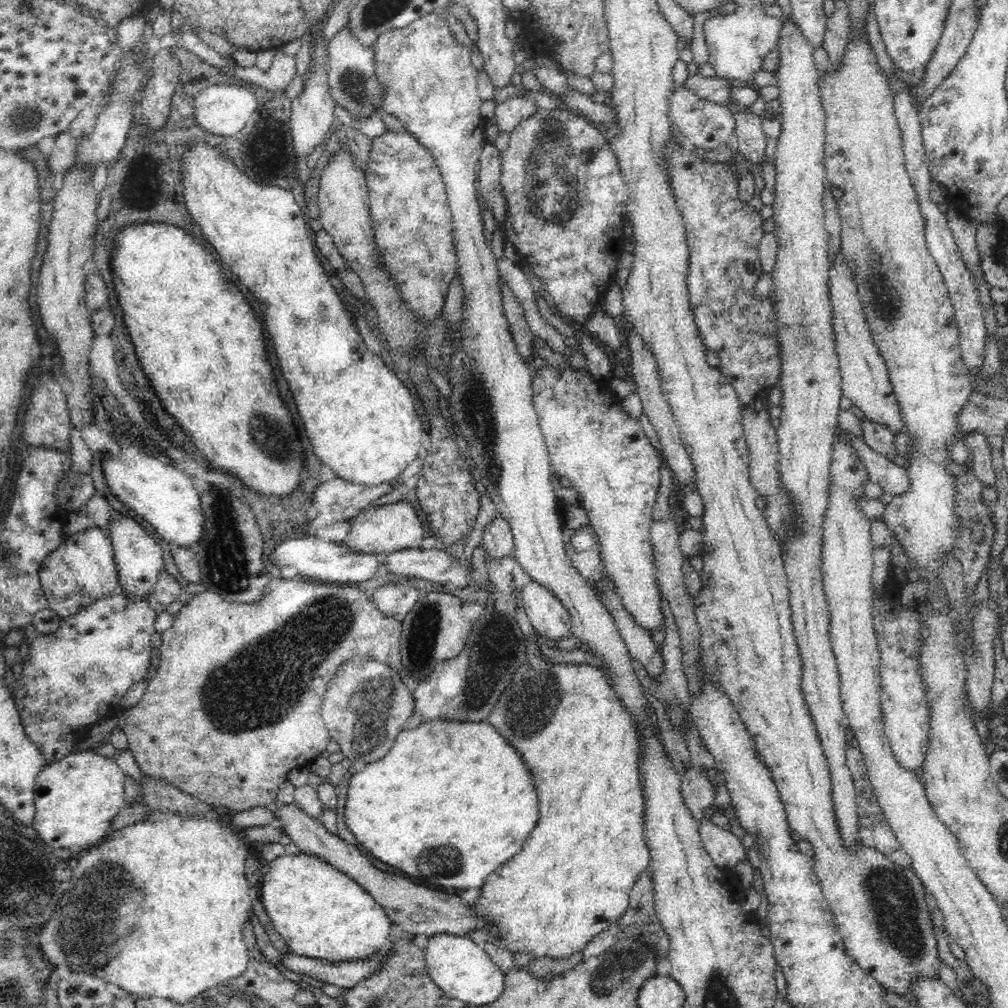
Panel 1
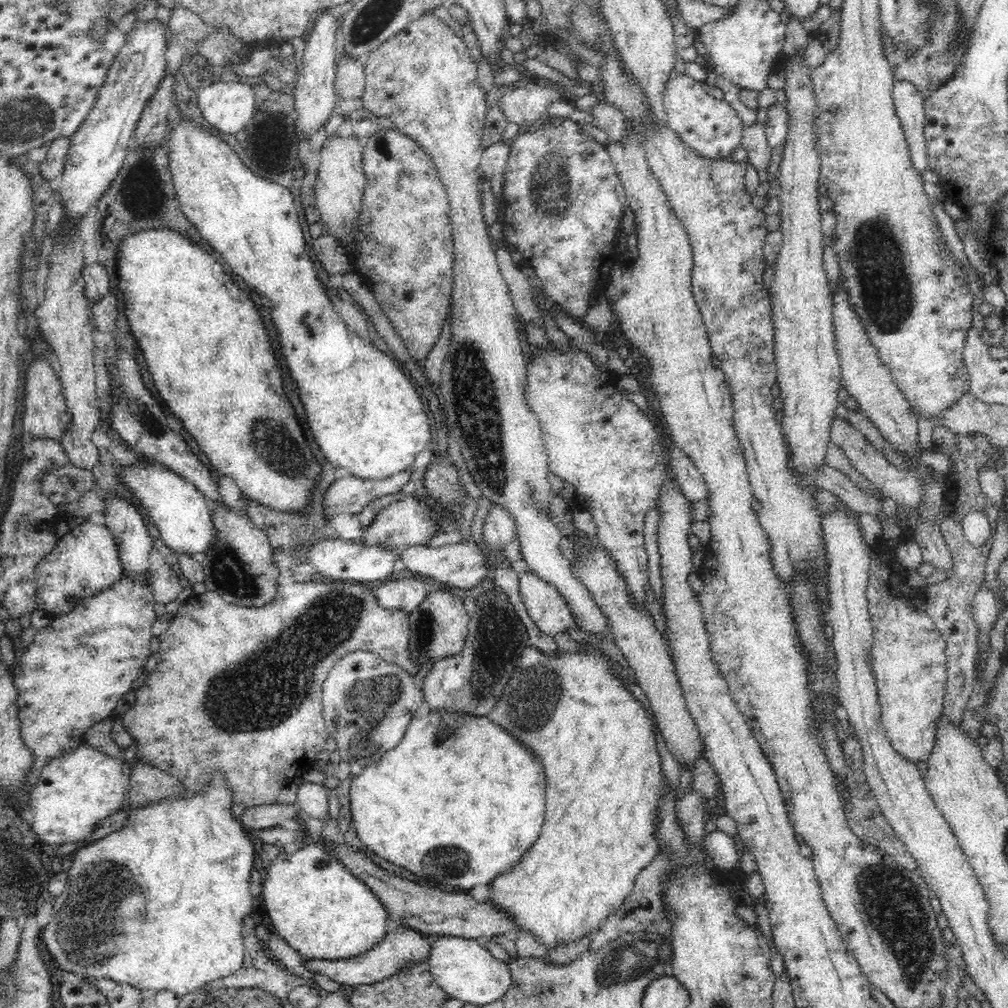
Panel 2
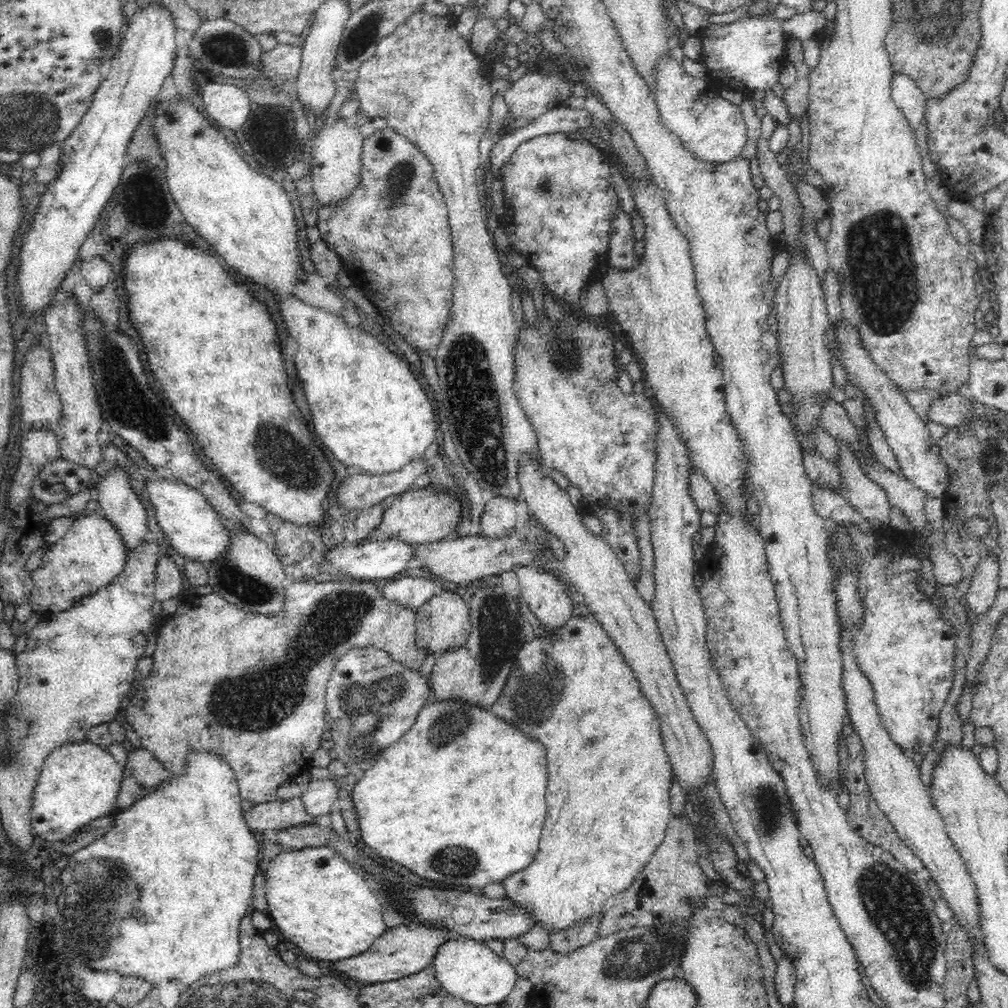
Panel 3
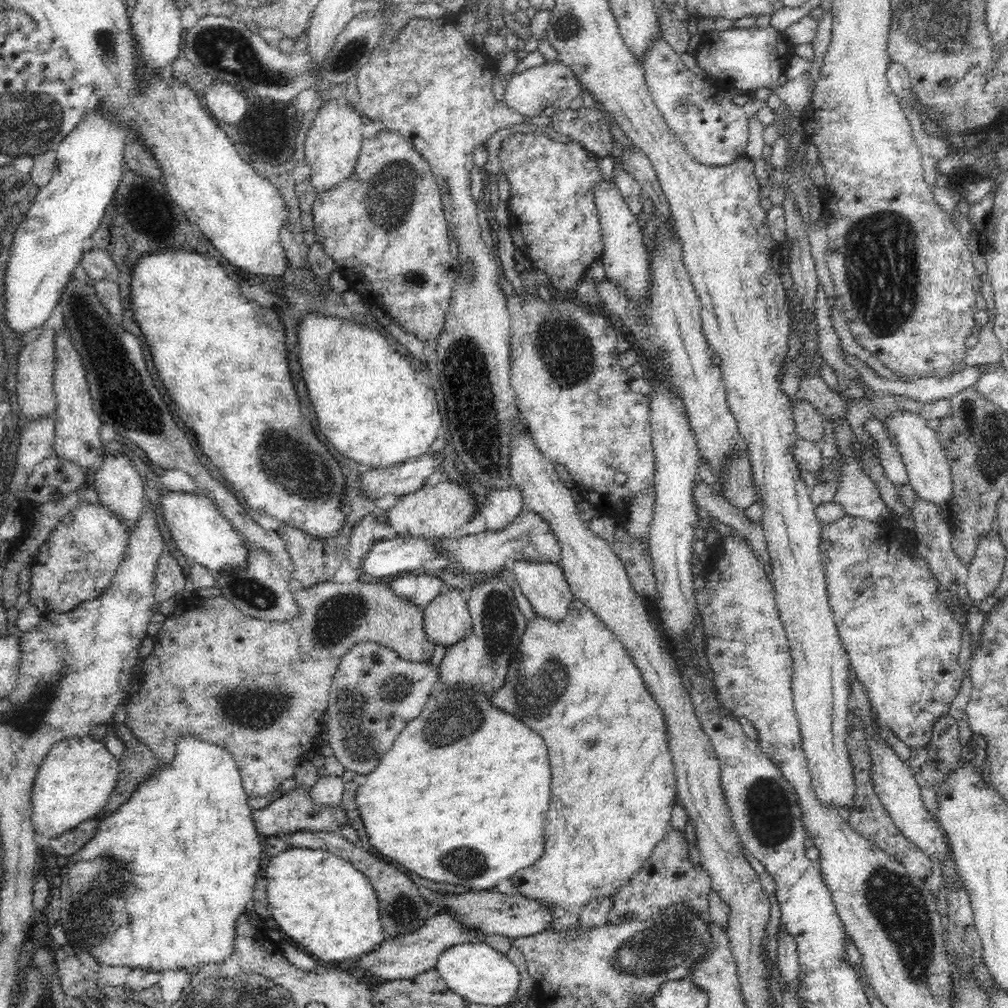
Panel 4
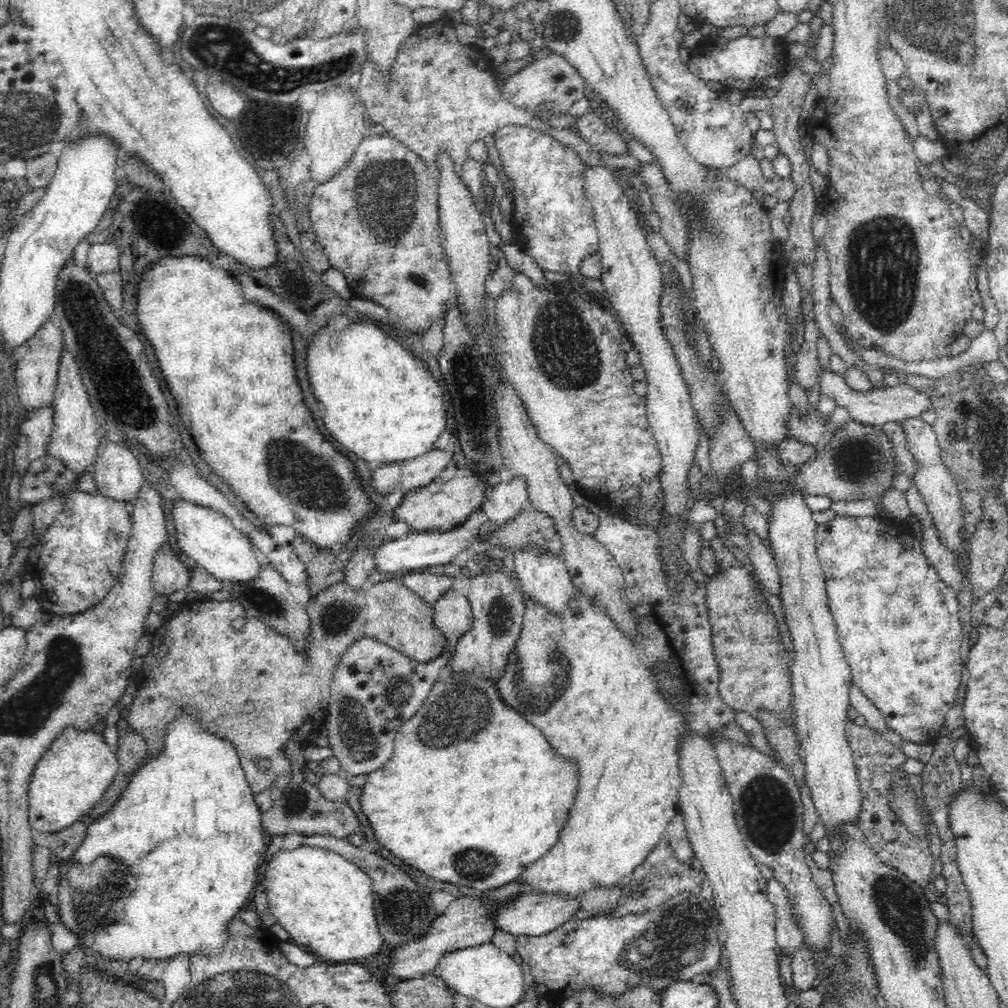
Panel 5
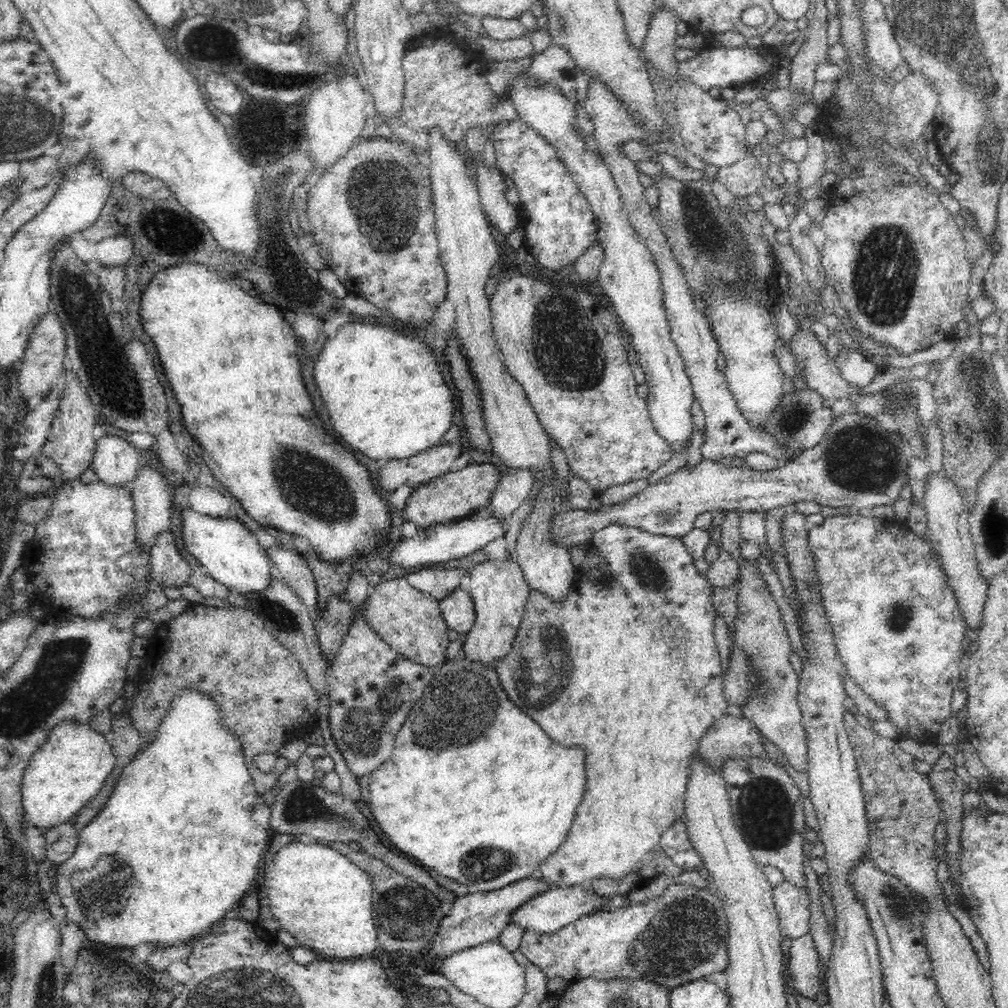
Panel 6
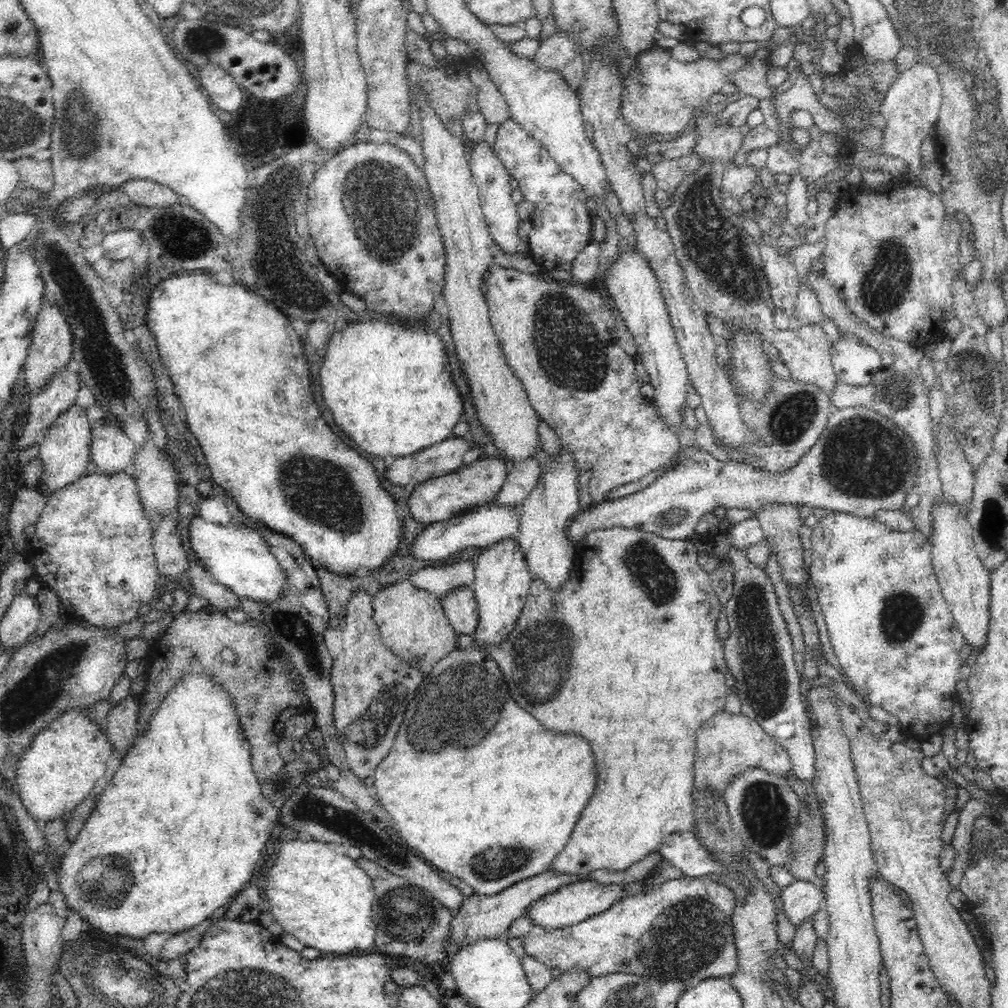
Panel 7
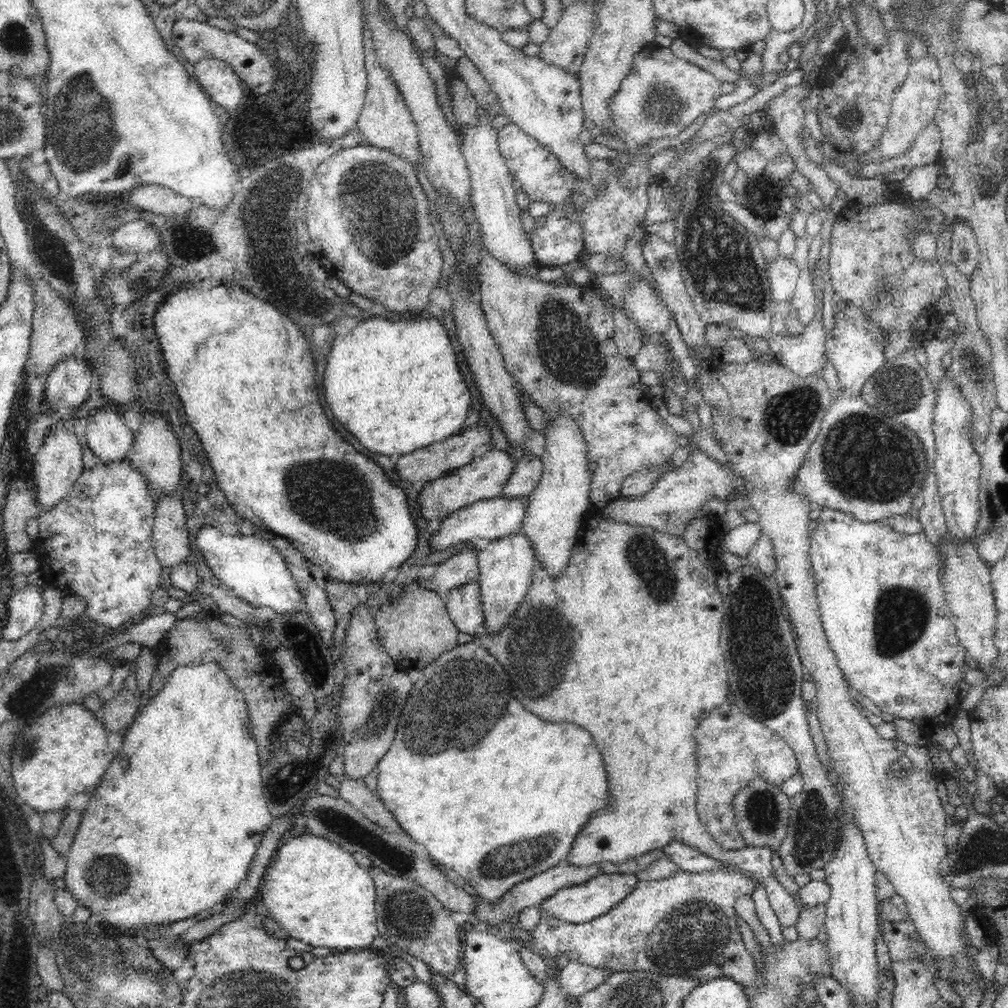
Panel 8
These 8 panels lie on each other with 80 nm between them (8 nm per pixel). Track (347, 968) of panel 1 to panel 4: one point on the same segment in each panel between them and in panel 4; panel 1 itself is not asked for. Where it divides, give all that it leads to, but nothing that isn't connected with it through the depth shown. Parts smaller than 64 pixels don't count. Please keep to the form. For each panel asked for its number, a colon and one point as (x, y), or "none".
2: (403, 949)
3: (402, 951)
4: (402, 957)

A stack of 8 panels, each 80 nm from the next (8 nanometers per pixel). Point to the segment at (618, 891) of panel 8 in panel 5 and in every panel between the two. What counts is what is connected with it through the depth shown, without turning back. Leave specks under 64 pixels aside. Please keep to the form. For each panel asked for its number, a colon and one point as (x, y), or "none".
5: (532, 913)
6: (554, 909)
7: (571, 904)

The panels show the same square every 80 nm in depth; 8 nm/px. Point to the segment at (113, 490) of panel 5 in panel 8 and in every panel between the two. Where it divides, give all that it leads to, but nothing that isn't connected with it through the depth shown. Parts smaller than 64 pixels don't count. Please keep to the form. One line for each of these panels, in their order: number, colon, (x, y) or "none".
6: (115, 461)
7: (111, 450)
8: (108, 438)

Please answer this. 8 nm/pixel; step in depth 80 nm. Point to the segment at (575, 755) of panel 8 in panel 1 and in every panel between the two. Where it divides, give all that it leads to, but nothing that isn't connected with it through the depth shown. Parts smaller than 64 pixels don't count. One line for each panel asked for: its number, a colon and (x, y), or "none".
1: (445, 803)
2: (458, 801)
3: (459, 799)
4: (461, 798)
5: (477, 812)
6: (475, 790)
7: (531, 785)

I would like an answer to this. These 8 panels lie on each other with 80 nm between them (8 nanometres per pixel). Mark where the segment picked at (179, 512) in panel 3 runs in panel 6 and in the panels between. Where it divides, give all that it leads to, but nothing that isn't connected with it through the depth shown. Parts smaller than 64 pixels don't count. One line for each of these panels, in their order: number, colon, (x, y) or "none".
4: (200, 531)
5: (210, 540)
6: (227, 550)

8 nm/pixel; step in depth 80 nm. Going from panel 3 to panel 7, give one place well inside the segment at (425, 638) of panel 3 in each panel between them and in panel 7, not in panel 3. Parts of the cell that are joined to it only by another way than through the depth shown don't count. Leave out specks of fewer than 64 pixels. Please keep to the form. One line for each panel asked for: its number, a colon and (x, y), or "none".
4: (448, 620)
5: (453, 615)
6: (458, 611)
7: (460, 606)

